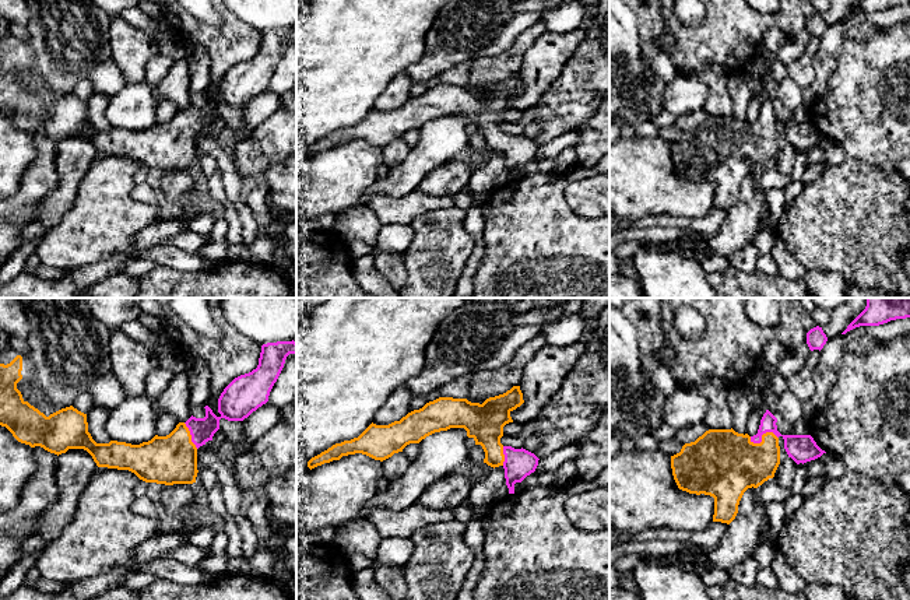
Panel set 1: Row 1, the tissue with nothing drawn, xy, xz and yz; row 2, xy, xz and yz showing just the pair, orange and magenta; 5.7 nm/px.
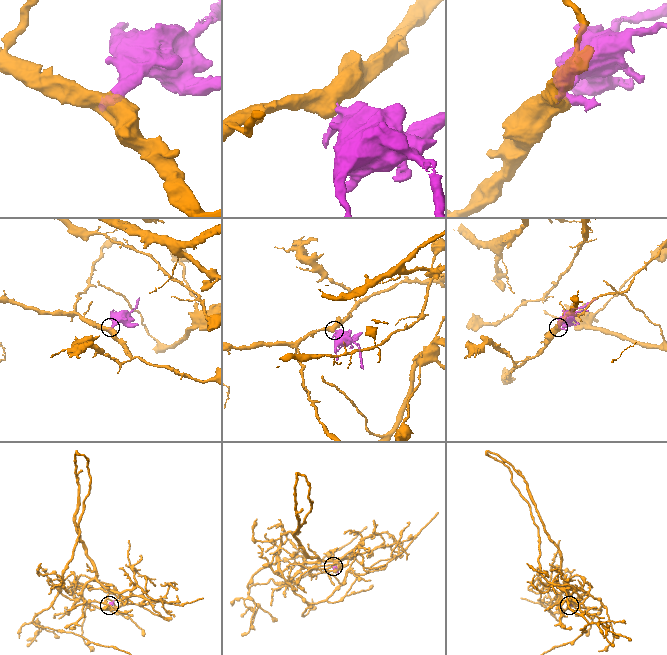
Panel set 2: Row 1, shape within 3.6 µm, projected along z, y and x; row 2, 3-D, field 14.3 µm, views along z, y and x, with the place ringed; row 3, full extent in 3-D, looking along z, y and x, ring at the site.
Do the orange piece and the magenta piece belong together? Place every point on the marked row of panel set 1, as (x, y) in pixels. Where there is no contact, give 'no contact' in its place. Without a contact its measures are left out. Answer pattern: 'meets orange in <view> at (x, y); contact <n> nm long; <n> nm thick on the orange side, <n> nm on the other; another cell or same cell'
meets orange in yz at (762, 437); contact 170 nm long; 360 nm thick on the orange side, 160 nm on the other; same cell

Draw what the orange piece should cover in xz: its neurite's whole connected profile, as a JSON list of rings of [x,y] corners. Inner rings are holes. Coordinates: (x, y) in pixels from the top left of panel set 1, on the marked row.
[[[513,386],[503,394],[489,397],[482,404],[467,399],[439,397],[414,410],[389,425],[370,424],[358,438],[335,443],[308,462],[312,470],[324,463],[340,460],[342,456],[362,453],[375,460],[386,460],[403,452],[410,443],[419,443],[426,436],[464,428],[467,436],[481,445],[485,452],[484,463],[505,469],[509,494],[514,484],[521,483],[535,471],[538,457],[526,450],[503,446],[503,427],[513,422],[510,413],[524,403],[520,386]]]

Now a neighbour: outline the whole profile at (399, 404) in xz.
[[[405,386],[398,387],[382,406],[373,418],[376,425],[389,425],[411,413],[412,394]]]

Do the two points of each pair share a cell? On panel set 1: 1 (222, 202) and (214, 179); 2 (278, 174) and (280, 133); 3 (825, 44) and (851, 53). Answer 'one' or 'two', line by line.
1: one
2: two
3: two

